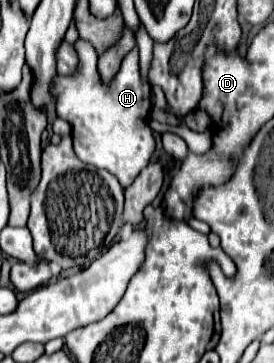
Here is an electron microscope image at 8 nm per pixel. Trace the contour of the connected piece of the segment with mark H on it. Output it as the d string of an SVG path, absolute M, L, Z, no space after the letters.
M84 39L74 43L80 69L72 77L56 75L56 89L52 99L56 101L56 115L72 127L72 147L80 161L114 173L120 185L126 189L140 175L140 171L152 161L156 141L150 129L150 83L142 79L138 67L138 49L134 47L122 61L120 73L112 81L102 81L96 61L98 53Z

